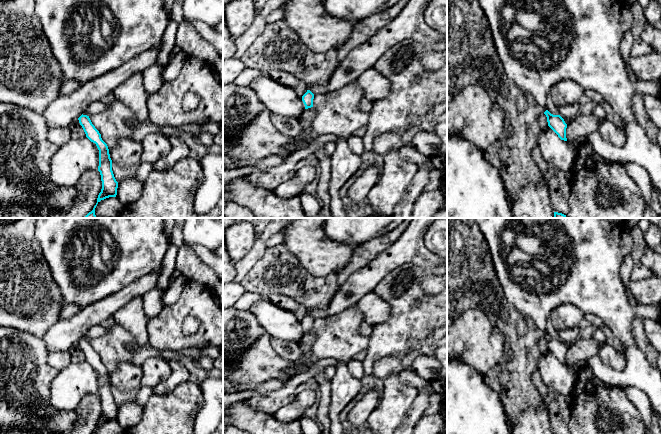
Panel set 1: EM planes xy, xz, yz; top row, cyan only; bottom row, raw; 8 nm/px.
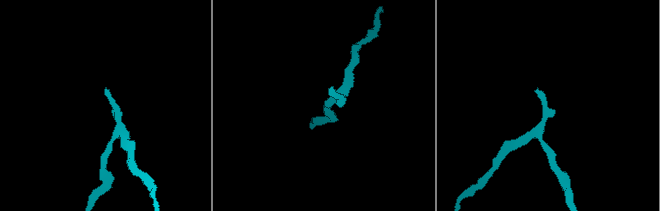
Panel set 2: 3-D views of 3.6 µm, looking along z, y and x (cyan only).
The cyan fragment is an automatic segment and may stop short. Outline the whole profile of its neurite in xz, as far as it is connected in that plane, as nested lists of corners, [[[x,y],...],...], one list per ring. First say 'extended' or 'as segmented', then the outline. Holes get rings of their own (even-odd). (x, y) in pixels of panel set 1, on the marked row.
as segmented; [[[307,90],[307,92],[302,96],[302,101],[305,105],[305,109],[313,107],[313,99],[314,94],[310,90]]]

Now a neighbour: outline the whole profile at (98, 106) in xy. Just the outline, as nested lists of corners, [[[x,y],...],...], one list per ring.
[[[95,101],[86,108],[83,115],[90,116],[95,113],[103,112],[108,108],[108,106],[109,103],[106,103],[104,101]]]

